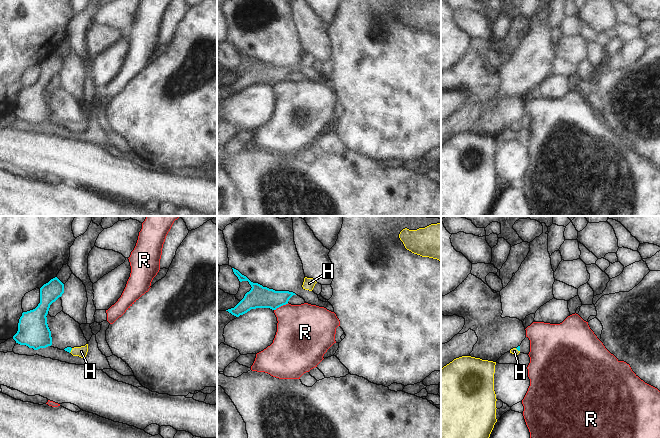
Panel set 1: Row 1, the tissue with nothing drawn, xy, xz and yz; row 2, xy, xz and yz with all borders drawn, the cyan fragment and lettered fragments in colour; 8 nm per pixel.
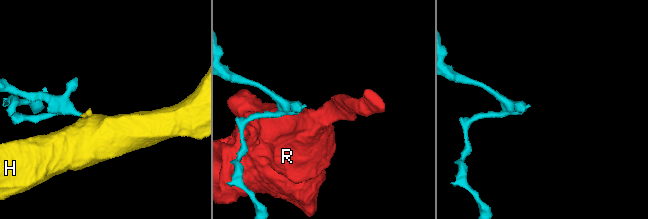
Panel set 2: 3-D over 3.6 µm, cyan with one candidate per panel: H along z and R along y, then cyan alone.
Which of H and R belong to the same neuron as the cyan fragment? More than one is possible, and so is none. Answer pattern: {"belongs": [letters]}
{"belongs": ["H"]}

